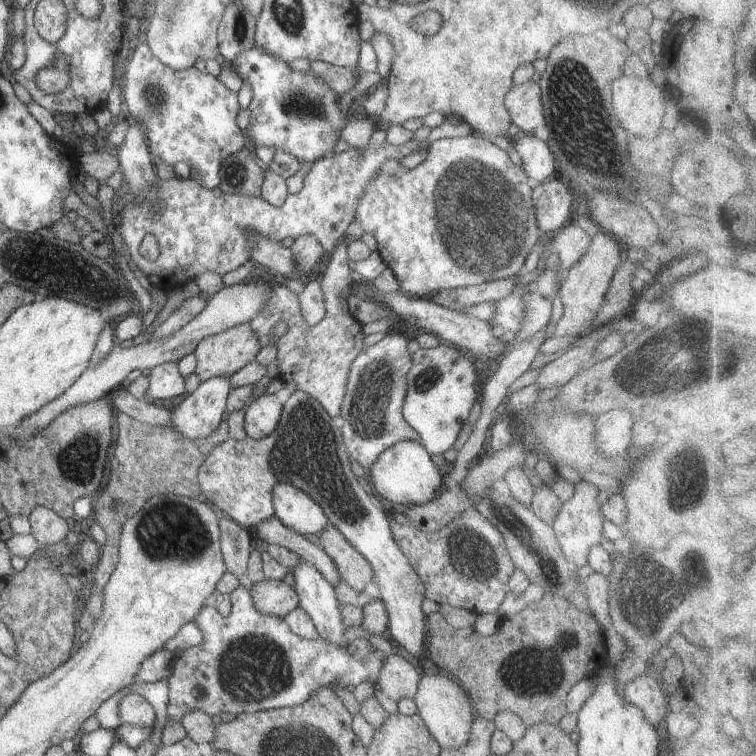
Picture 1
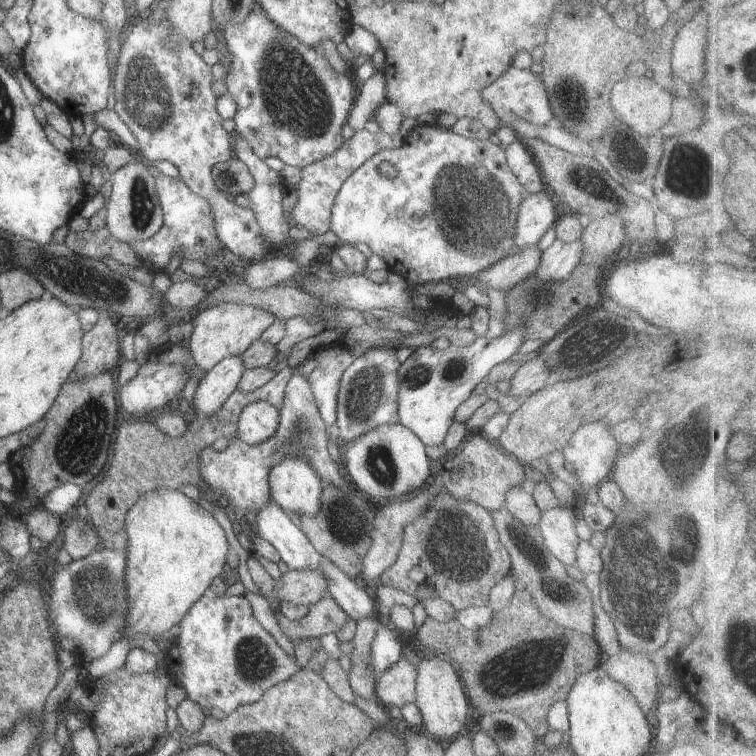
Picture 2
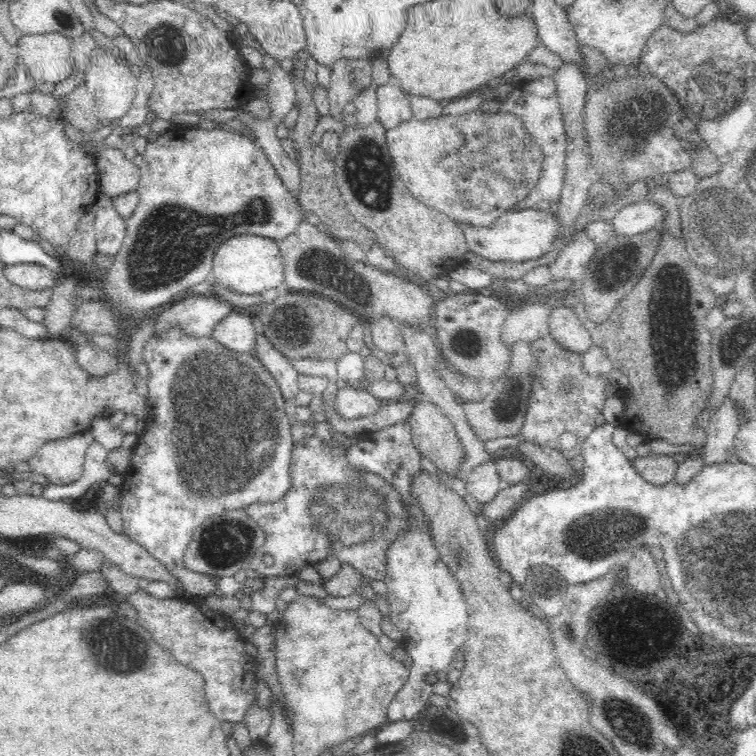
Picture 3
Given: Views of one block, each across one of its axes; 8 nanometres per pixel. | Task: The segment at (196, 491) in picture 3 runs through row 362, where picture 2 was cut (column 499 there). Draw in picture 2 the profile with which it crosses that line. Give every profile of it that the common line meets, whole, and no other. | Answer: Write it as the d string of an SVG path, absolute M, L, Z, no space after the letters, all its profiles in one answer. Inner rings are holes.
M428 124L416 126L410 136L403 139L400 148L381 151L378 155L370 158L365 164L356 168L350 174L350 177L342 184L336 198L334 198L334 205L332 206L330 216L330 231L334 232L334 236L338 238L340 245L356 246L360 243L366 244L373 255L380 256L386 264L391 275L398 275L403 277L413 288L429 289L430 286L438 282L452 282L453 280L460 280L469 282L482 272L482 270L490 268L506 258L509 254L515 251L514 247L514 232L517 222L517 213L520 204L525 196L525 191L514 172L507 164L507 157L502 145L494 145L490 140L473 140L460 136L451 129L440 126L430 126ZM383 160L390 162L397 171L395 178L387 178L380 174L378 165Z

